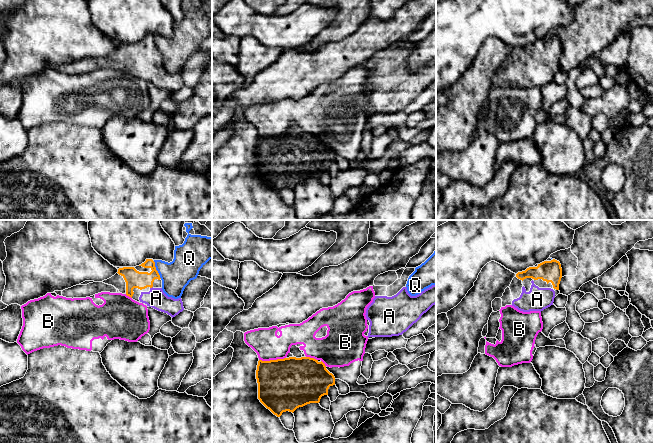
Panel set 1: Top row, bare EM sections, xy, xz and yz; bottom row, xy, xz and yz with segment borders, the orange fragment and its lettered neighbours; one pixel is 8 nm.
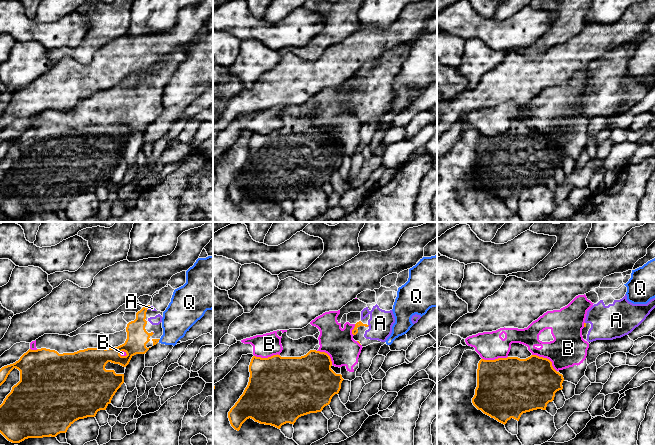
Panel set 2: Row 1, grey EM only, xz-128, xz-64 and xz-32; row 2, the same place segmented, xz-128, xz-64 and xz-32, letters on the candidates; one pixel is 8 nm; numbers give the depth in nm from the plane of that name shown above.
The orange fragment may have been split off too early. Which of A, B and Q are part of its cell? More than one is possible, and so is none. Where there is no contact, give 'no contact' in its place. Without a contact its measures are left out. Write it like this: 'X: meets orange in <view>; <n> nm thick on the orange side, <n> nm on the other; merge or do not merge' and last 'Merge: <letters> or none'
A: meets orange in xy; 140 nm thick on the orange side, 160 nm on the other; merge
B: meets orange in xz; 420 nm thick on the orange side, 220 nm on the other; do not merge
Q: meets orange in xy; 140 nm thick on the orange side, 240 nm on the other; do not merge
Merge: A

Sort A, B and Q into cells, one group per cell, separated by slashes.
A / B / Q

